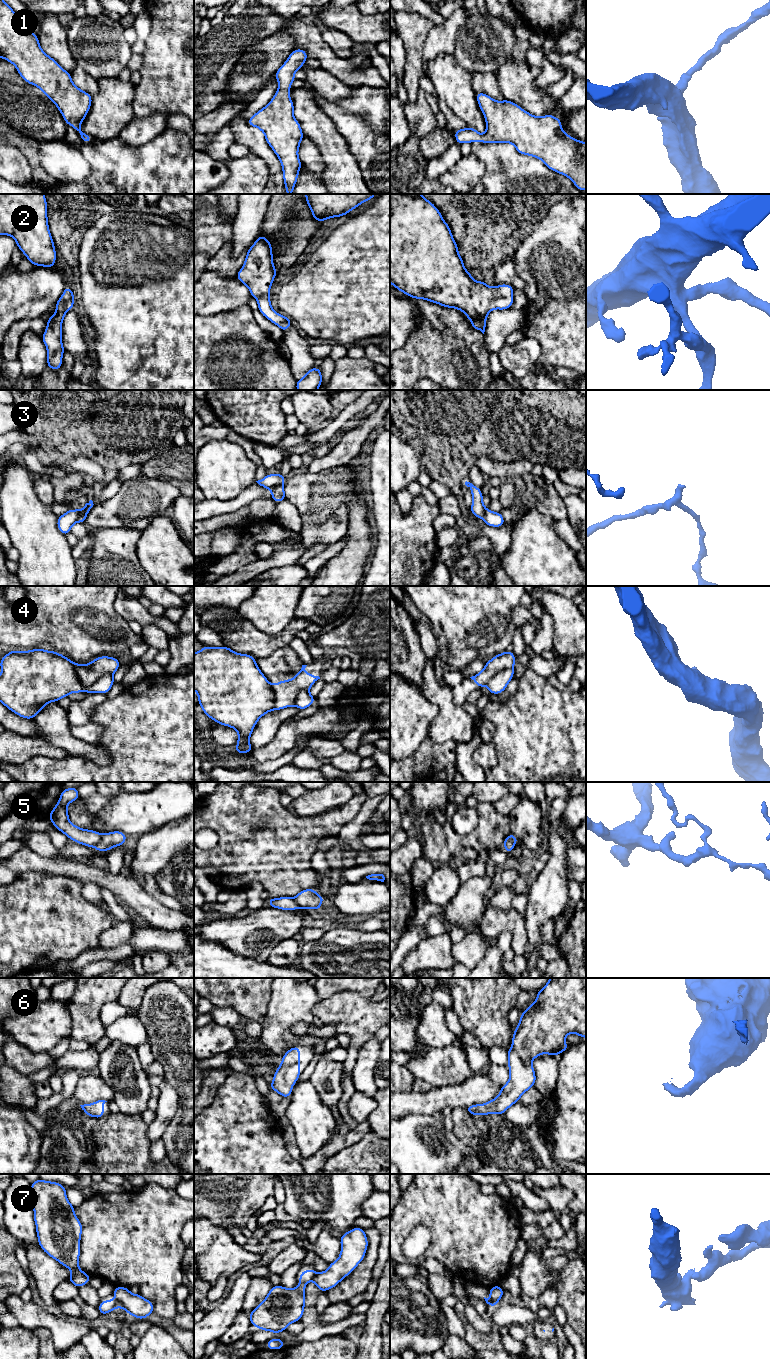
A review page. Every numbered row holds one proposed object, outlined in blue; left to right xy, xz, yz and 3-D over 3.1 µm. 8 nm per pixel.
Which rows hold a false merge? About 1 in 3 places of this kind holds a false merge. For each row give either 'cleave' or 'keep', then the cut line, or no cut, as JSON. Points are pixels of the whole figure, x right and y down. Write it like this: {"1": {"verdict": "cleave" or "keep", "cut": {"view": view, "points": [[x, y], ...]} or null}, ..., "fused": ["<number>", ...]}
{"1": {"verdict": "keep", "cut": null}, "2": {"verdict": "keep", "cut": null}, "3": {"verdict": "cleave", "cut": {"view": "xz", "points": [[282, 484], [277, 484], [270, 489]]}}, "4": {"verdict": "cleave", "cut": {"view": "xy", "points": [[74, 664], [76, 675], [85, 686], [112, 674]]}}, "5": {"verdict": "cleave", "cut": {"view": "xy", "points": [[101, 835], [101, 838], [94, 846]]}}, "6": {"verdict": "keep", "cut": null}, "7": {"verdict": "cleave", "cut": {"view": "xy", "points": [[116, 1299], [119, 1306]]}}, "fused": ["3", "4", "5", "7"]}

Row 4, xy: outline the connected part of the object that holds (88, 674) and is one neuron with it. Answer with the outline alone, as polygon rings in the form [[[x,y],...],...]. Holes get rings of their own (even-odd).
[[[100,656],[89,664],[75,664],[75,671],[80,682],[89,687],[104,675],[113,675],[120,667],[115,657]]]

